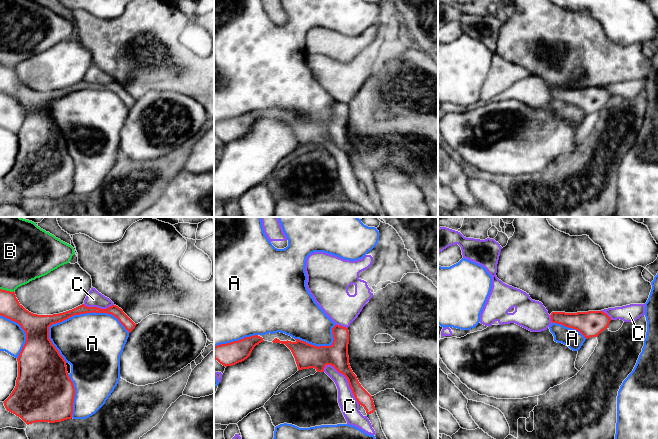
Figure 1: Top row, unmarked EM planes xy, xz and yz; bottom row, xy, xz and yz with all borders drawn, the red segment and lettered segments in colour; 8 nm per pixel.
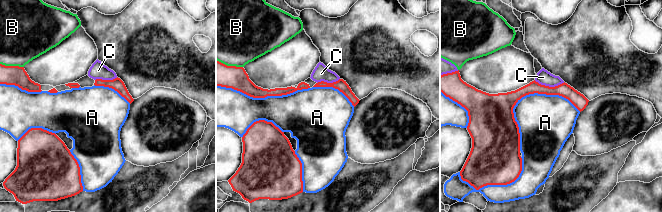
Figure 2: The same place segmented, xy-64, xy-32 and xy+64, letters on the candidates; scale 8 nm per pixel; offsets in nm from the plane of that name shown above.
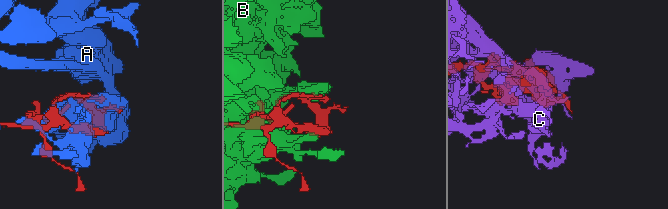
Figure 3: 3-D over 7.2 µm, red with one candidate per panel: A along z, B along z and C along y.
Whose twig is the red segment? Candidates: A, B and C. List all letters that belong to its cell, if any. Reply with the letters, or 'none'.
C

